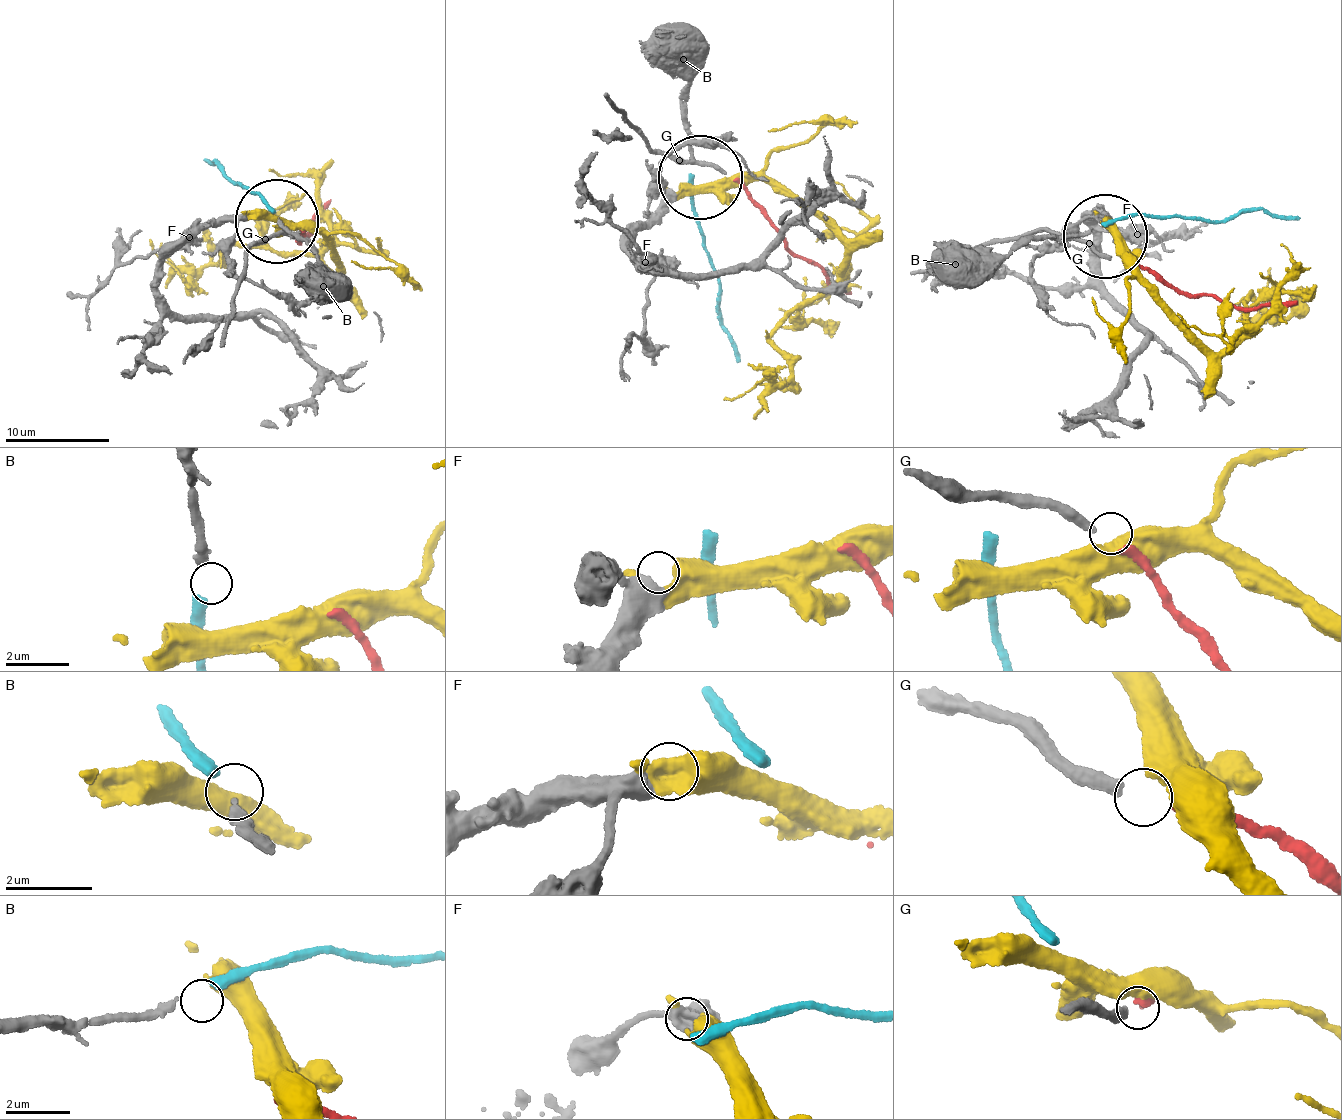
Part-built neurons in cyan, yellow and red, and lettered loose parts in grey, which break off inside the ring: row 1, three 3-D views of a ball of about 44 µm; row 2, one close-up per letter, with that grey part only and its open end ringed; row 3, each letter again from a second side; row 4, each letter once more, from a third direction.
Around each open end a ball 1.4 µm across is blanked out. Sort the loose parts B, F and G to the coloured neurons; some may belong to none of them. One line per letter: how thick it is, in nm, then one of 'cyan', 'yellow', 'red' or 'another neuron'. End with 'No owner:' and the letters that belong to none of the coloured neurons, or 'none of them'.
B: 220 nm thick; cyan
F: 460 nm thick; yellow
G: 320 nm thick; red
No owner: none of them

